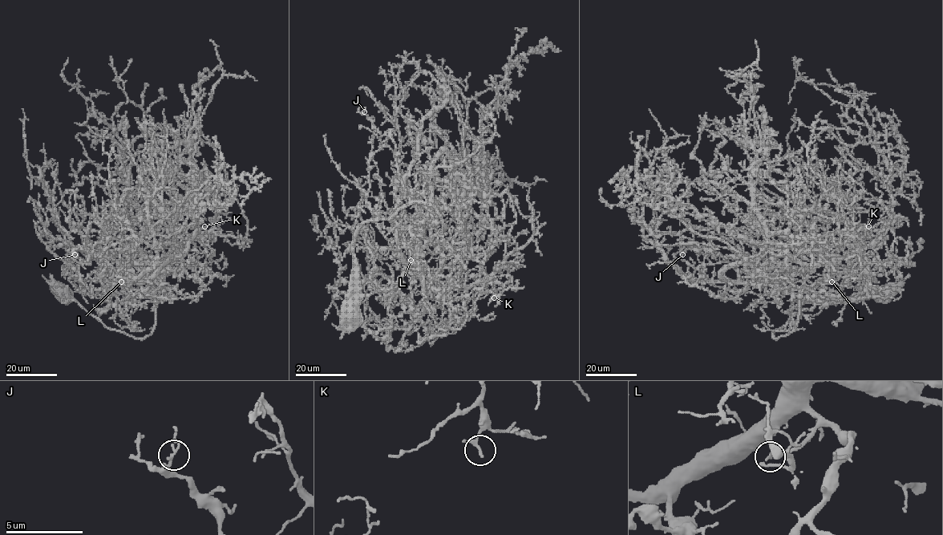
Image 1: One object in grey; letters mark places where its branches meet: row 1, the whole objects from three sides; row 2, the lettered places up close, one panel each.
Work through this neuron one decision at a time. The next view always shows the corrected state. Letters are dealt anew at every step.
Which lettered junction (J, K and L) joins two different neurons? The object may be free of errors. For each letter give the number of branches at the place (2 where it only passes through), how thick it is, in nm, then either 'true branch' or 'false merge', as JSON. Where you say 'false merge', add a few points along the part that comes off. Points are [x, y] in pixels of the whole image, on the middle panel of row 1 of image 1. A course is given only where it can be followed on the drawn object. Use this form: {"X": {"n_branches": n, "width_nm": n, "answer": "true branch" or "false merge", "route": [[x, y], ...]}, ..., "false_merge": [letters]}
{"J": {"n_branches": 2, "width_nm": 170, "answer": "true branch"}, "K": {"n_branches": 2, "width_nm": 180, "answer": "true branch"}, "L": {"n_branches": 2, "width_nm": 170, "answer": "false merge", "route": [[411, 260], [424, 262], [432, 279], [451, 249], [467, 168], [467, 104], [495, 89], [529, 51], [560, 51]]}, "false_merge": ["L"]}

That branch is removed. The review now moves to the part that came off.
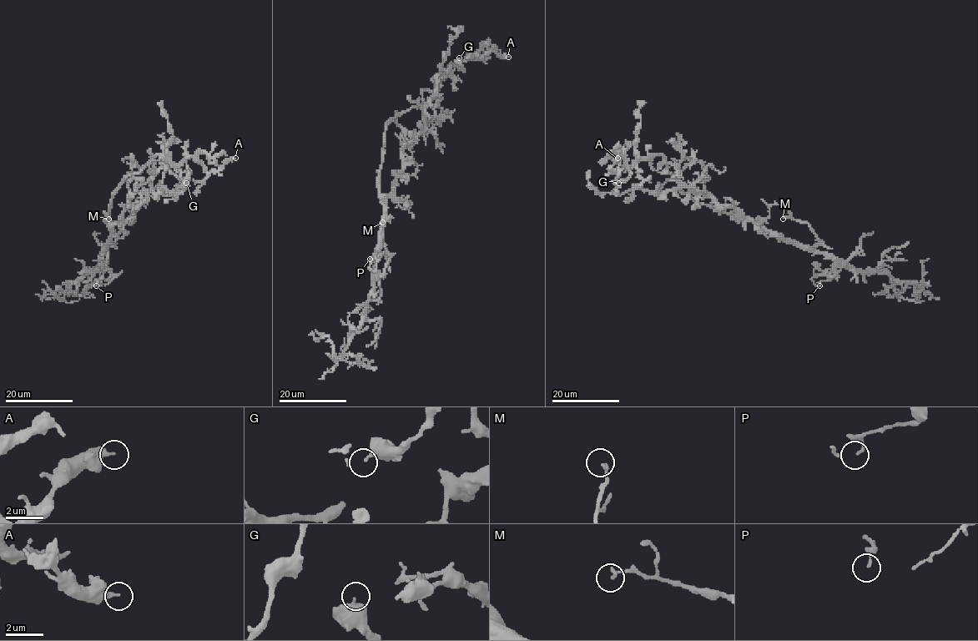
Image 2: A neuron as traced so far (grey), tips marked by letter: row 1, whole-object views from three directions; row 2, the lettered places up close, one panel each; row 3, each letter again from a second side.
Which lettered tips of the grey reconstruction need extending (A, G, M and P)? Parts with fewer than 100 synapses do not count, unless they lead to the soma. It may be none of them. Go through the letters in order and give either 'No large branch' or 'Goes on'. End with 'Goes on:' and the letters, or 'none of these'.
A: No large branch
G: No large branch
M: No large branch
P: No large branch
Goes on: none of these

